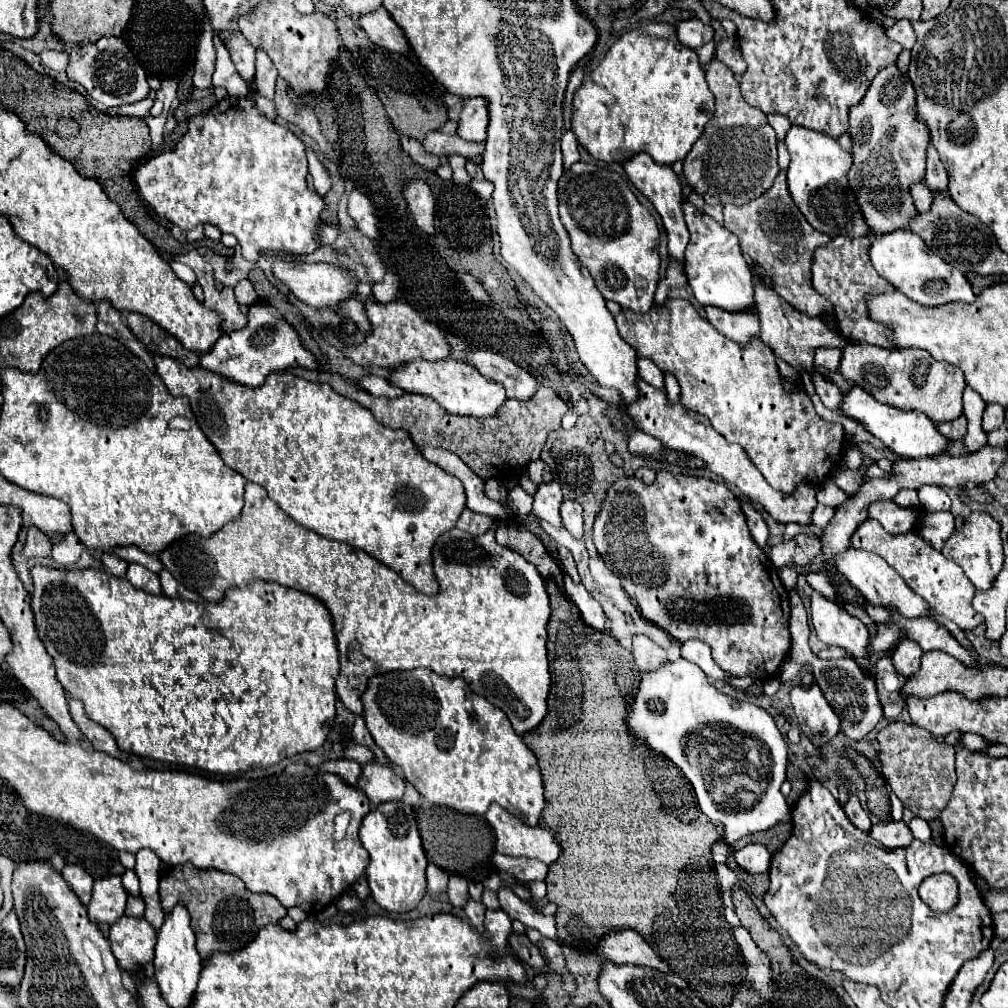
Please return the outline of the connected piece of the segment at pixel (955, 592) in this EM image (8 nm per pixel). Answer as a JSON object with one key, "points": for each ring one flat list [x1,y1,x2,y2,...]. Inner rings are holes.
{"points":[[867,518,853,534,851,544,879,554,893,570,897,570,897,574,907,582,907,586,915,594,919,594,935,612,953,620,961,630,973,630,983,622,981,614,977,614,971,606,975,588,973,584,969,584,969,578,965,576,965,572,953,560,945,558,941,550,933,548,933,544,921,538,919,534,907,532,905,536,889,536,881,528,881,524,877,524,877,520]]}

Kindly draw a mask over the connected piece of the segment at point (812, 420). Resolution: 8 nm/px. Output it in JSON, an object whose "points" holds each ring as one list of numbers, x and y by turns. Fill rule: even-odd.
{"points":[[667,298,663,304,653,304,647,314,621,310,615,316,615,322,621,338,637,350,639,358,649,358,651,362,657,364,657,368,663,374,669,372,677,378,681,388,679,396,681,404,709,418,713,428,727,442,743,446,749,458,755,462,759,472,773,488,781,492,791,492,799,482,819,484,831,474,831,470,837,464,835,458,839,456,841,450,843,428,839,424,831,424,819,418,805,390,793,390,791,394,783,390,775,356,771,348,767,348,761,340,749,340,749,344,737,344,725,338,705,318,699,316,699,312,693,308,689,300,681,298,677,300]]}

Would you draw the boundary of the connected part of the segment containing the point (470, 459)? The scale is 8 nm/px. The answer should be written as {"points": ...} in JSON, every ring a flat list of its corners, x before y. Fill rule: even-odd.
{"points":[[291,368,285,372,305,378,309,382,329,384,341,396,351,398,359,402,361,406,365,406,367,410,371,410,379,424,409,430,417,446,445,448,457,454,483,480,491,476,499,476,499,474,509,474,513,472,513,468,525,468,531,462,531,458,539,458,549,432,561,426,561,418,569,410,569,406,551,388,541,386,537,394,533,394,533,398,529,400,509,398,505,406,499,410,499,414,493,418,455,416,455,414,445,412,433,398,421,396,421,394,405,392,401,398,377,398,365,392,357,380,345,378,335,372,311,372,303,368]]}

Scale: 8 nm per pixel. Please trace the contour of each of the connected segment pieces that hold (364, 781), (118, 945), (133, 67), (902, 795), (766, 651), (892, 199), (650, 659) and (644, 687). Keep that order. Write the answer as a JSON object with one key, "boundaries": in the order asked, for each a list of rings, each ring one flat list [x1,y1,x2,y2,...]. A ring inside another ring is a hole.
{"boundaries":[[[365,764,361,766,357,788,361,788,373,804,381,804,399,800,405,792,405,782,389,766]],[[121,916,109,930,111,950,119,966,133,974,137,966,145,966,147,962,151,962,155,950,155,936,155,928,143,916]],[[101,38,99,42,93,44,83,44,83,46,73,46,69,48,71,62,67,66,67,76,89,92,91,98,99,100,101,104,109,106,123,106,123,104,133,104,149,96,149,84,147,84,147,74,139,66,137,58,129,50,129,46,121,38]],[[903,722,887,724,877,734,877,742,881,746,881,774,887,780,889,788,895,790,895,796,903,802,903,806,927,822,939,818,941,810,949,802,953,784,957,782,955,748,945,742,939,742,923,728,909,726]],[[659,470,655,482,649,484,649,486,643,484,641,480,637,480,635,476,623,476,609,488,609,494,607,494,605,504,603,504,601,516,595,520,593,542,595,542,595,548,597,548,599,556,611,568,611,572,615,576,619,576,625,592,637,602,641,614,647,620,651,620,653,624,657,624,659,628,663,628,665,632,669,632,675,640,679,640,679,642,701,640,701,642,709,644,711,650,713,650,713,660,723,670,731,672,733,676,755,674,761,680,769,680,769,678,775,678,775,674,781,670,781,664,783,664,783,660,785,660,785,656,789,654,789,648,791,648,791,634,789,634,789,612,791,612,791,608,789,608,789,600,787,600,787,590,779,582,777,568,773,568,773,572,771,572,765,552,753,542,753,538,749,534,749,528,747,528,747,522,745,522,745,516,743,516,743,512,739,508,739,502,735,498,735,494,725,484,719,484,715,480,709,480,709,478,673,474,673,472,667,472,667,470],[721,598,729,598,729,604,723,604]],[[889,66,881,70,869,86,869,92,863,96,861,104,849,108,849,132,851,136,851,154,853,164,847,172,849,188,853,188,855,200,869,224,869,232,873,238,879,234,889,234,893,230,909,228,911,218,917,216,917,208,913,204,913,196,909,196,909,186,917,184,917,180,925,180,927,172,927,146,929,146,929,130,925,124,915,120,915,90,907,74,899,72,897,66]],[[635,634,633,638,633,656,635,656,635,664,639,666,639,670,655,670,661,662,667,660,667,654,661,646,657,646,651,638,643,636,643,634]],[[679,658,661,664,661,668,657,668,655,672,641,672,641,682,635,696,627,704,625,720,635,744,643,744,649,750,665,756,667,760,673,760,673,764,677,764,677,768,681,768,681,772,689,776,689,784,693,784,693,792,701,812,705,812,711,822,717,822,723,828,723,838,711,848,715,864,725,864,731,856,731,846,743,836,769,830,779,822,789,822,789,806,779,792,781,784,785,782,787,744,777,730,773,716,755,704,721,694,713,684,709,684,707,676,697,664],[685,750,701,754,701,772,697,766,689,763]]]}

